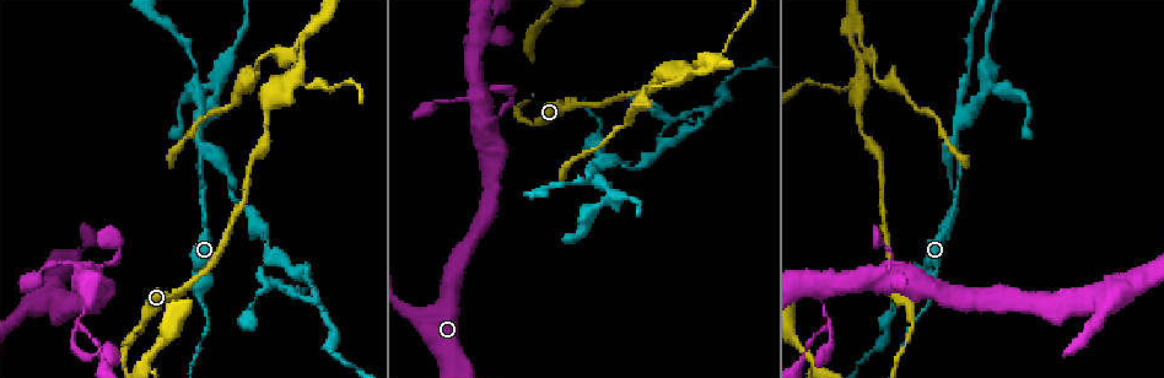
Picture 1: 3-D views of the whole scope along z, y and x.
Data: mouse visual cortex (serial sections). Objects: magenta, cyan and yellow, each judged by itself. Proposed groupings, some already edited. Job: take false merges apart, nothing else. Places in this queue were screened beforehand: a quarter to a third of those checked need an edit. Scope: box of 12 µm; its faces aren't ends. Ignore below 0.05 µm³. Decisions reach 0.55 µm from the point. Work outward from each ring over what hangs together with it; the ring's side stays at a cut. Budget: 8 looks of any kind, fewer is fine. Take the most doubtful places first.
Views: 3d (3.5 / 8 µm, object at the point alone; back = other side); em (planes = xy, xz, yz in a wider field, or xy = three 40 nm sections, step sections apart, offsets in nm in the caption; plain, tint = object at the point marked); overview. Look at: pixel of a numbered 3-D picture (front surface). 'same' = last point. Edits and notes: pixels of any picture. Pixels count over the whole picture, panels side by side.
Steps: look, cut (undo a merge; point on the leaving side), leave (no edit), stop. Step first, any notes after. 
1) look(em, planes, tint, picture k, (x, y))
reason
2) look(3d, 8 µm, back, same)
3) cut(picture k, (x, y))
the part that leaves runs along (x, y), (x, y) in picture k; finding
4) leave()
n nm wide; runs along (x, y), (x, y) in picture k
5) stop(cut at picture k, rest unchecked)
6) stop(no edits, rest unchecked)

look(3d, 3.5 µm, picture 1, (861, 72))
four arms meet

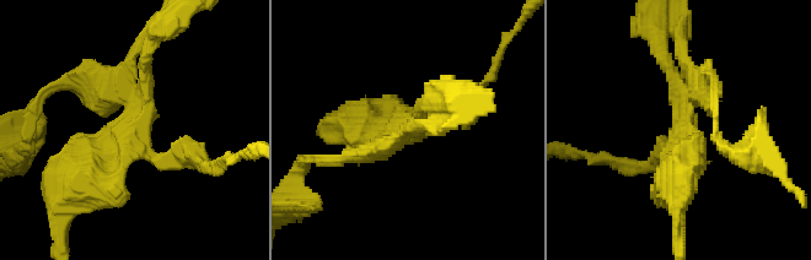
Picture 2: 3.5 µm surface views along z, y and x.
look(em, xy, step 3, tint, picture 2, (134, 129))
4 arms; arms of 150, 200, 250, 500 nm

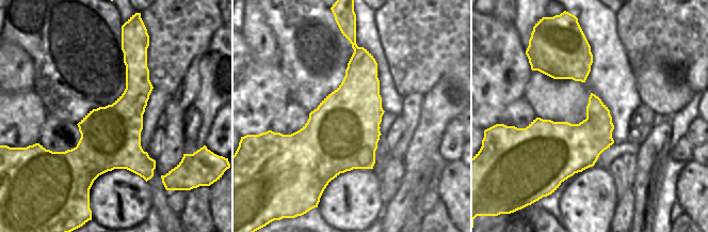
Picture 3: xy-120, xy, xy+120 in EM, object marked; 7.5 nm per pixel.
cut(picture 2, (89, 84))
the part that leaves runs along (127, 102), (66, 80), (32, 113) in picture 2; two cells meet here

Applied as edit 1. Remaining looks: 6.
look(overview)
redraw

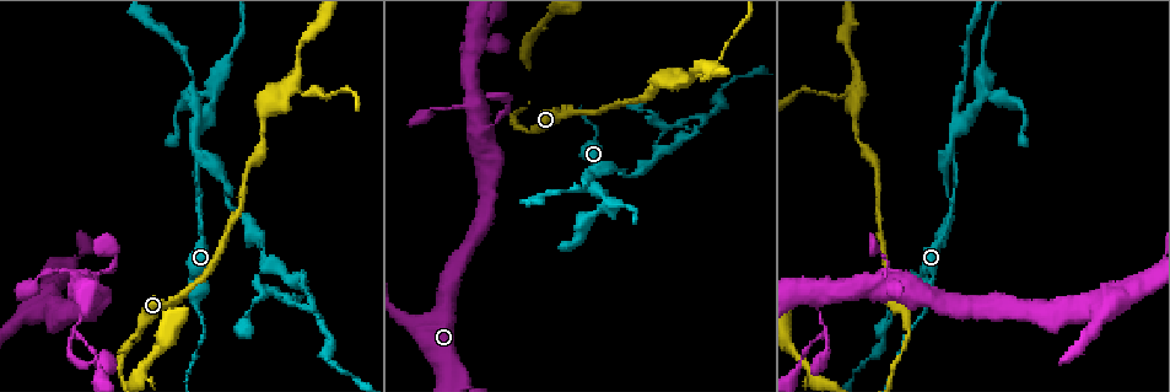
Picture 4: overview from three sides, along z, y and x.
look(3d, 8 µm, picture 4, (77, 331))
three-way junction

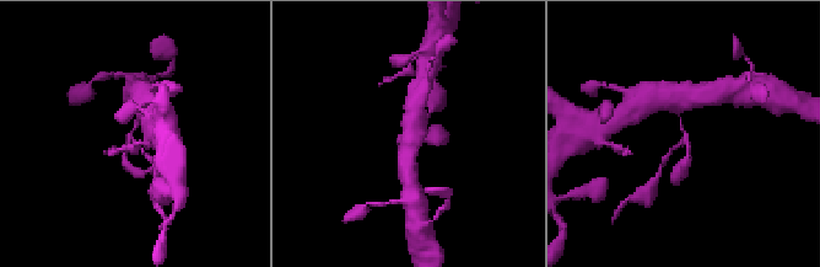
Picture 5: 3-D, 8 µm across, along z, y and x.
look(em, xy, step 1, tint, picture 5, (131, 136))
3 arms; arms of 100, 150, 150 nm

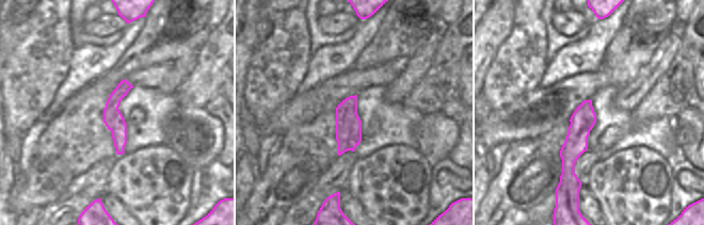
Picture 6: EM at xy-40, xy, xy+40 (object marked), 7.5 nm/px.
cut(picture 5, (665, 158))
190 nm wide; a second cell is stuck on

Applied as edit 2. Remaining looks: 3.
look(overview)

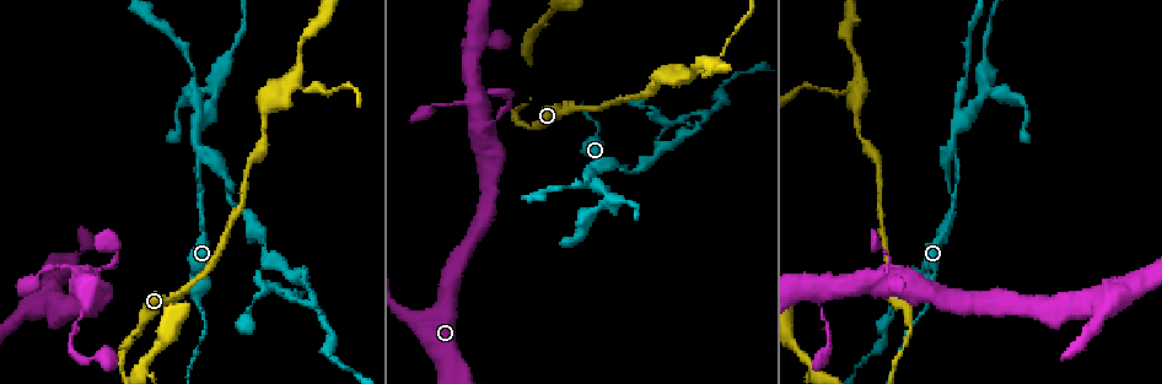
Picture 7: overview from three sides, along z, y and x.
look(3d, 3.5 µm, picture 7, (952, 146))

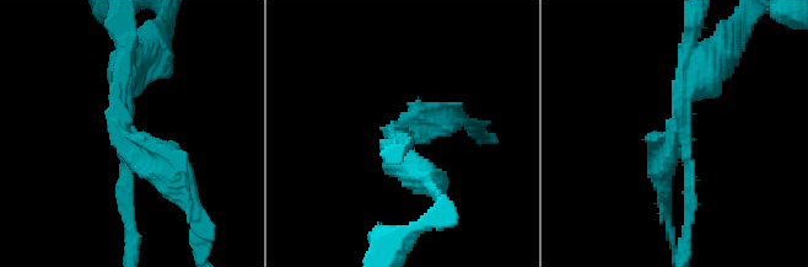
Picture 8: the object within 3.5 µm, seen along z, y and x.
look(em, xy, step 1, tint, picture 8, (680, 135))
3 arms; arms of 100, 300, 300 nm

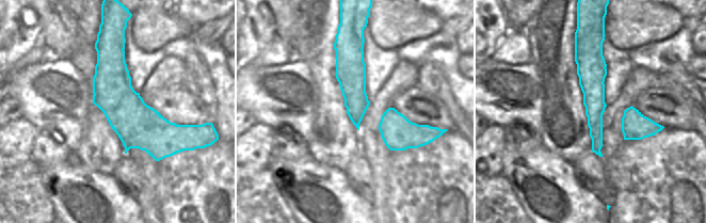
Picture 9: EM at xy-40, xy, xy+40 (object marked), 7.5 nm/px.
cut(picture 8, (152, 160))
200 nm wide; a second cell is stuck on

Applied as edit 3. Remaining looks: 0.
stop(cut at picture 2, cut at picture 5, cut at picture 8, rest unchecked)

